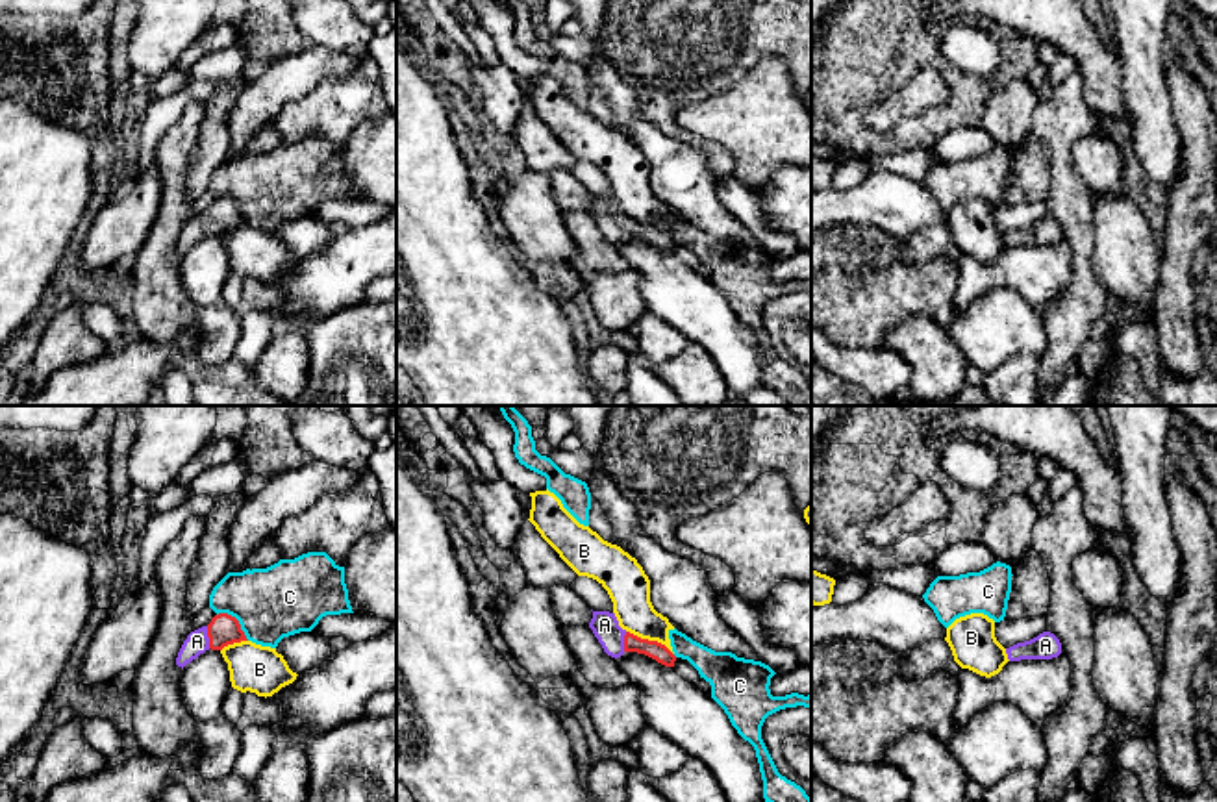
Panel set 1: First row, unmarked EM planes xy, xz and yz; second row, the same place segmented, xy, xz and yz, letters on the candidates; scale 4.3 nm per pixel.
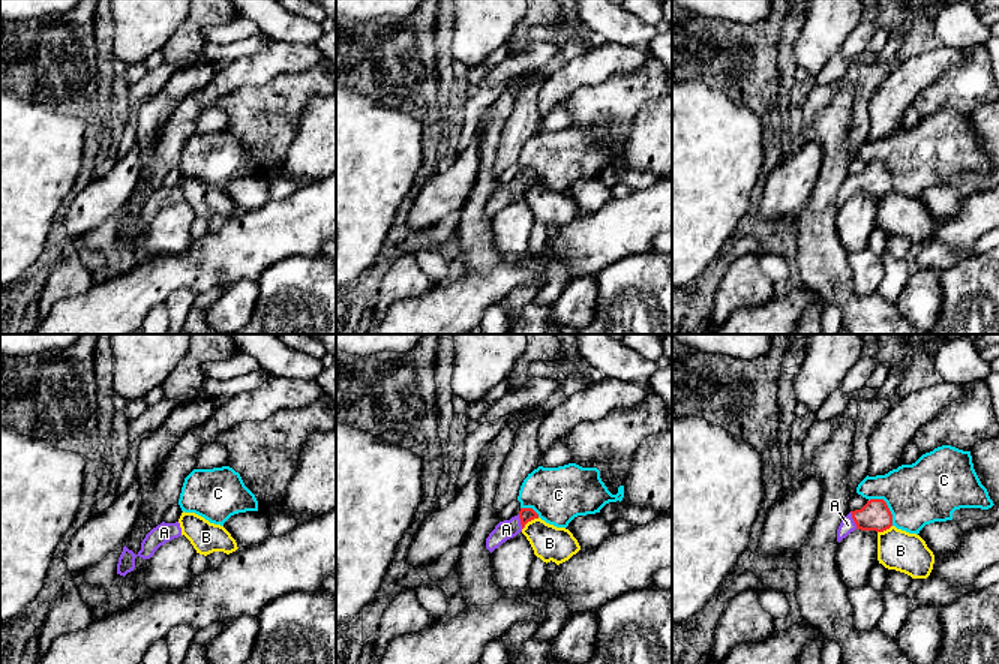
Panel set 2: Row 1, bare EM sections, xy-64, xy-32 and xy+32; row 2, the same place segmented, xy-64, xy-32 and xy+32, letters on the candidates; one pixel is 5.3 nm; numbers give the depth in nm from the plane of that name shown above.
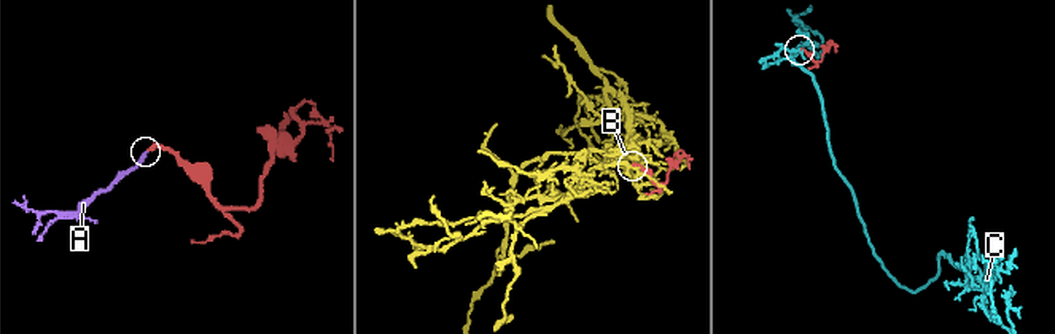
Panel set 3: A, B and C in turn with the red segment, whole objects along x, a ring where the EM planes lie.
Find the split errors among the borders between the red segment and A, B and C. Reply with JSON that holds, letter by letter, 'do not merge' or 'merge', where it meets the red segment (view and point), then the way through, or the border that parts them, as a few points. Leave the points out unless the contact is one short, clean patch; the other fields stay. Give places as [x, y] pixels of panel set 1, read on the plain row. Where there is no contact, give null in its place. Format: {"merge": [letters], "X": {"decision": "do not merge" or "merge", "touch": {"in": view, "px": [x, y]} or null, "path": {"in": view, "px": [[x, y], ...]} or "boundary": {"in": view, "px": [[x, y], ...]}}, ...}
{"merge": ["A"], "A": {"decision": "merge", "touch": {"in": "xy", "px": [208, 221]}, "path": {"in": "xy", "px": [[223, 215], [208, 221], [197, 226]]}}, "B": {"decision": "do not merge", "touch": {"in": "xz", "px": [651, 226]}, "boundary": {"in": "xz", "px": [[627, 215], [660, 226], [673, 239]]}}, "C": {"decision": "do not merge", "touch": {"in": "xy", "px": [238, 206]}}}

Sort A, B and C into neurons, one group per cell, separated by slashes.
A / B / C

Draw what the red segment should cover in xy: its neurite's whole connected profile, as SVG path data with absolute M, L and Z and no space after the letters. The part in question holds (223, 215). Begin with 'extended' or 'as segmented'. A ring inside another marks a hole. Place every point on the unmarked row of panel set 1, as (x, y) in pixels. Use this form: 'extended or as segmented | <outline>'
extended | M219 198L207 211L202 211L187 220L178 237L176 250L183 254L209 233L222 235L224 232L241 226L248 224L241 215L239 206L228 198Z

